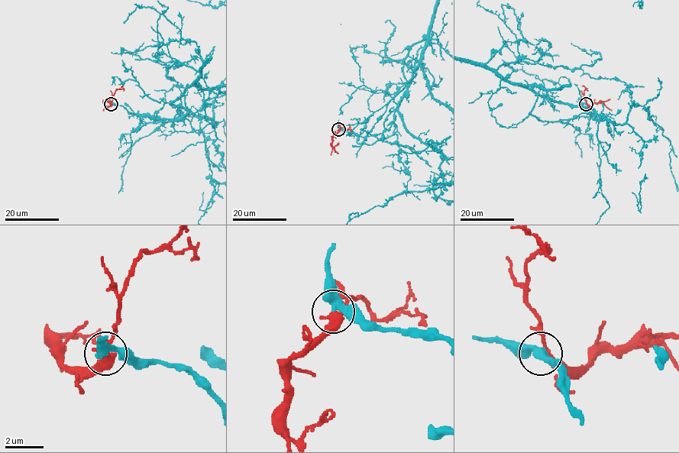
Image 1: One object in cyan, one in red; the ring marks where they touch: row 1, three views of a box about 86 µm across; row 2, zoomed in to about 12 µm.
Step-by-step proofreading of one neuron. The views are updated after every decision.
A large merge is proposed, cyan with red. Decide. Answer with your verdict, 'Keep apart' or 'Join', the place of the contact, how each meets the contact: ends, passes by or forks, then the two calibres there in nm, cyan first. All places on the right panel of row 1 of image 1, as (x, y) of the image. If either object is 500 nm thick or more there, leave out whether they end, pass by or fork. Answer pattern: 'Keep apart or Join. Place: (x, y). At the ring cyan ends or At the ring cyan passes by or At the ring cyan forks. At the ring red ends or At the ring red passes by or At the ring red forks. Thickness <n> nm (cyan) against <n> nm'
Keep apart. Place: (586, 104). At the ring cyan passes by. At the ring red passes by. Thickness 360 nm (cyan) against 320 nm

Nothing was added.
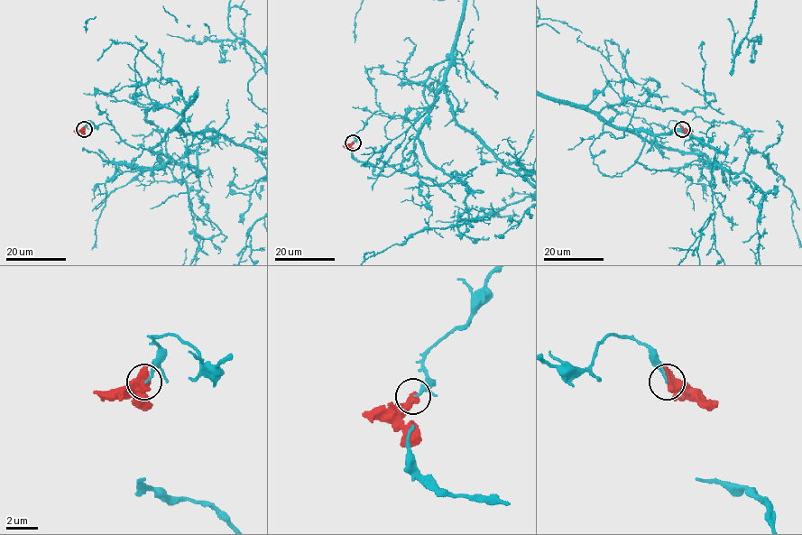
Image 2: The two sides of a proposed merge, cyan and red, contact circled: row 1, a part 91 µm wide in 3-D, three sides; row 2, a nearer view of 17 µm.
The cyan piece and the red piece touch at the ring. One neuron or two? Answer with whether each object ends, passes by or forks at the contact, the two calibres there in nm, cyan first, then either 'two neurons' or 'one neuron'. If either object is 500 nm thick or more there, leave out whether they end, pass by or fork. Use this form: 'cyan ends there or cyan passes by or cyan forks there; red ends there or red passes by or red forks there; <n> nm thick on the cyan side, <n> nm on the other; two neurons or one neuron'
130 nm thick on the cyan side, 600 nm on the other; two neurons

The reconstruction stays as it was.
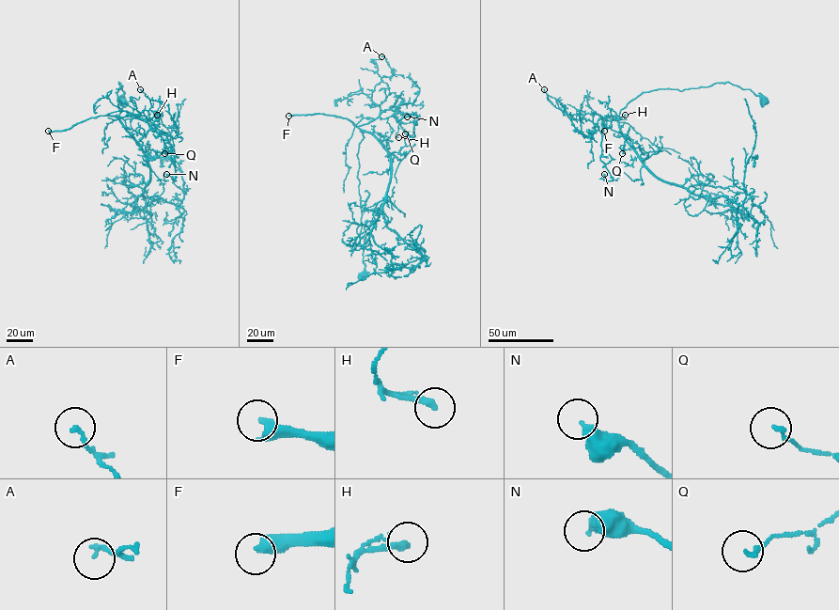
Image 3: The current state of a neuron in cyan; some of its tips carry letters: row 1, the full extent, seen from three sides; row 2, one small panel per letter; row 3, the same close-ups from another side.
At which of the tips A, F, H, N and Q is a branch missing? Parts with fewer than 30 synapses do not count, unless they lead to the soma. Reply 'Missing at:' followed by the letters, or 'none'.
Missing at: F

